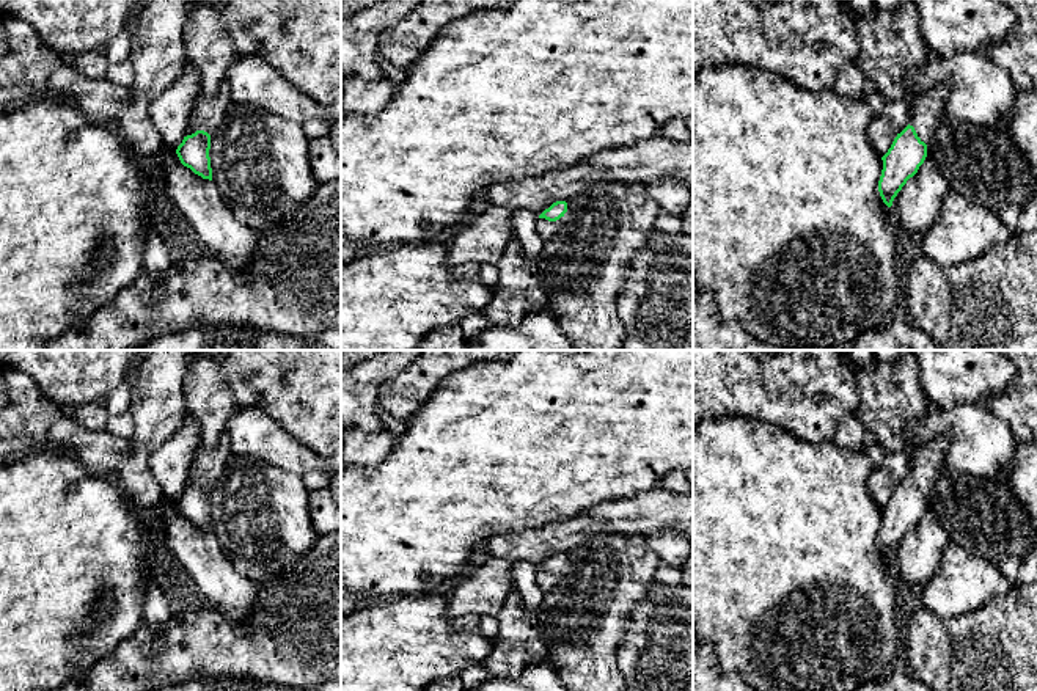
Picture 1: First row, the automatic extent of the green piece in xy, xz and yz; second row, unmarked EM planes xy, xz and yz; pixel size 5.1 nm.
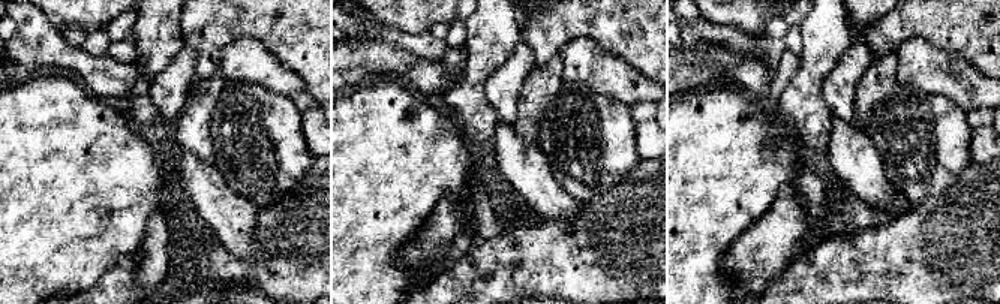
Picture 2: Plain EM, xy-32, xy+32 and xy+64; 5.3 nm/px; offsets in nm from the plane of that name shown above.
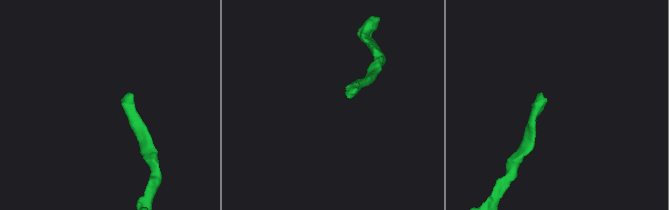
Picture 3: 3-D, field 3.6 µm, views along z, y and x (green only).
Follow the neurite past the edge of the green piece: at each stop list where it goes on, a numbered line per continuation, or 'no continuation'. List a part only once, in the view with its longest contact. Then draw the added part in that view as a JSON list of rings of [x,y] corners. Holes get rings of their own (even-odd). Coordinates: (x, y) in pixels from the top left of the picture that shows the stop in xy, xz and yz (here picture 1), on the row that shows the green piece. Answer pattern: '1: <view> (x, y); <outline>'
1: xz (545, 230); [[[566,214],[559,220],[556,220],[556,221],[548,221],[545,218],[539,218],[539,221],[536,225],[537,234],[544,240],[548,240],[551,236],[555,236],[562,228],[562,225],[566,221]]]

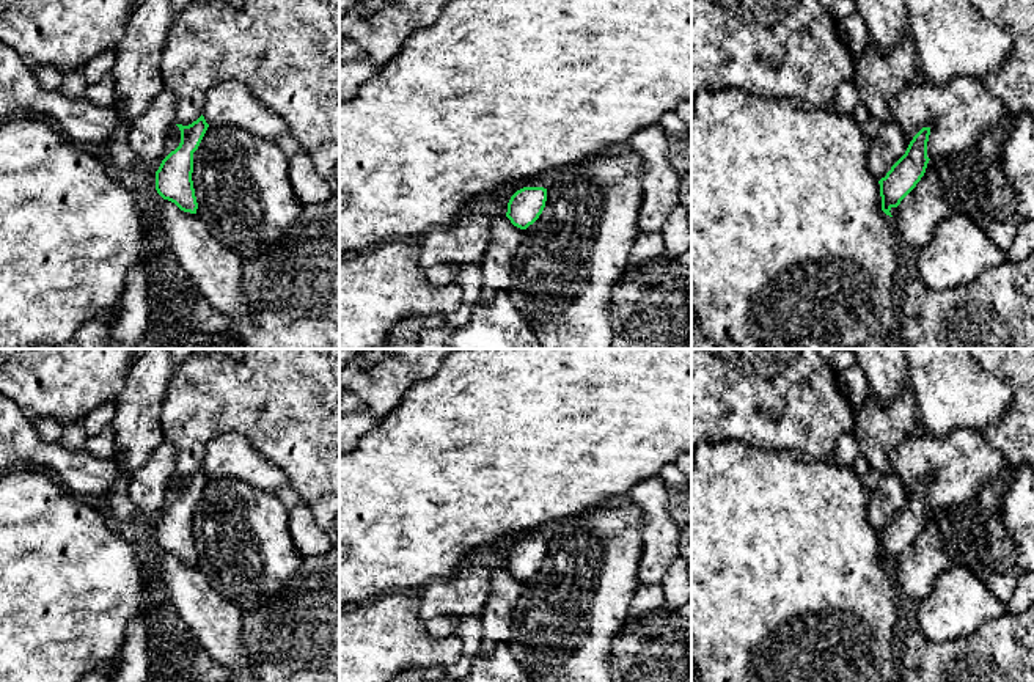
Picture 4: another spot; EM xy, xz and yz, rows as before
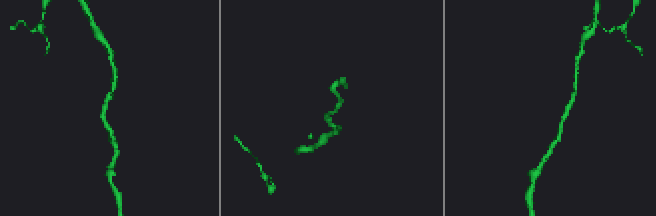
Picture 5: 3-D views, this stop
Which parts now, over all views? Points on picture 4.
no continuation

